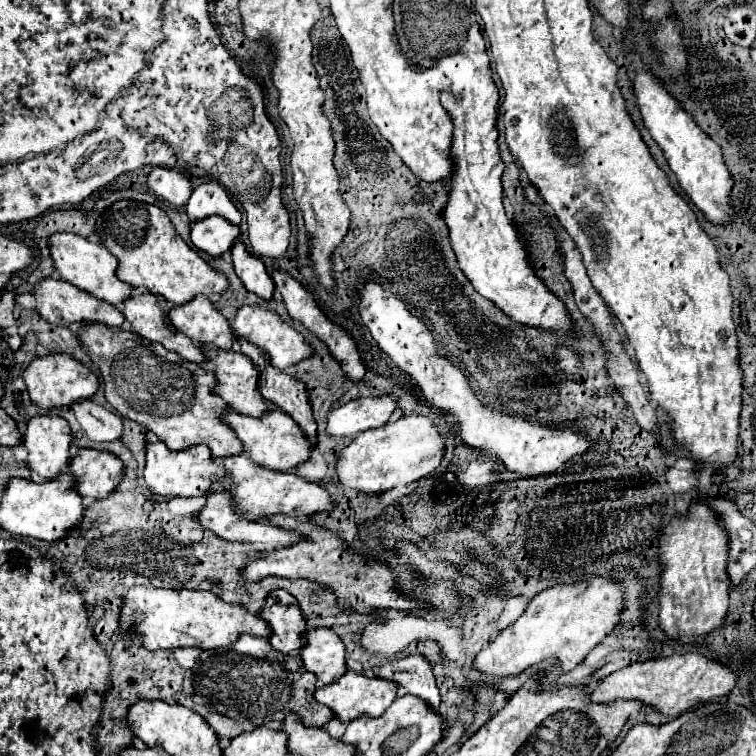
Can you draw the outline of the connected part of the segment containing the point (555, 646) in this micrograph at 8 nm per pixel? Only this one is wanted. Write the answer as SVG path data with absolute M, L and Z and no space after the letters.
M604 578L546 588L530 600L528 608L512 626L502 630L486 648L478 652L472 668L492 678L508 678L522 674L538 662L554 658L560 662L560 668L568 672L580 664L584 656L618 624L620 610L622 590L618 584Z

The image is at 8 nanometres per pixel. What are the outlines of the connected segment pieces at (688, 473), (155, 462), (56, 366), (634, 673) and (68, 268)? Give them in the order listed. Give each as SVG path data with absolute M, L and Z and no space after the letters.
M680 456L672 466L664 468L666 482L674 494L692 492L692 486L696 482L694 470L696 470L696 462L690 460L690 456Z
M146 442L146 466L144 466L144 480L146 488L152 494L160 496L204 496L214 484L216 488L228 488L228 480L224 476L224 468L218 466L206 446L190 446L186 450L172 452L162 442Z
M54 352L32 360L30 366L24 370L24 382L28 386L30 400L40 408L68 406L70 402L90 398L98 390L98 378L90 368L70 358L68 354L54 354Z
M674 654L670 658L646 660L634 666L626 666L618 672L608 674L598 682L598 688L590 694L592 702L616 702L616 700L638 700L644 706L658 710L660 716L672 720L682 712L710 702L716 696L726 696L736 684L736 674L718 660L700 654Z
M56 232L48 238L48 248L50 248L50 256L54 260L54 268L56 272L60 274L62 280L90 292L92 296L108 302L108 304L122 304L130 292L132 292L132 286L118 280L116 278L116 266L118 266L118 260L114 254L110 254L104 246L96 244L96 242L90 242L86 240L84 236L78 236L78 234L70 234L70 232Z

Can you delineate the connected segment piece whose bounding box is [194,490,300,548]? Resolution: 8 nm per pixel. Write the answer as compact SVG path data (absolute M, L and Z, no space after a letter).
M210 490L210 494L204 496L206 498L206 504L202 510L198 510L194 514L194 520L200 522L200 526L204 530L210 530L214 532L216 536L224 538L224 540L236 540L236 542L262 542L262 544L268 544L270 548L282 548L282 546L288 546L292 542L298 542L300 534L296 532L290 532L290 530L282 530L282 528L276 528L276 526L270 526L270 524L262 524L262 522L252 522L252 520L246 520L246 518L240 518L234 508L232 508L232 498L228 492L218 492L218 490Z

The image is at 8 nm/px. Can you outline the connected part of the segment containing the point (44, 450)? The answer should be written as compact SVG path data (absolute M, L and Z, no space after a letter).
M34 416L26 424L24 446L28 450L28 468L40 478L54 478L68 468L70 428L60 416Z

